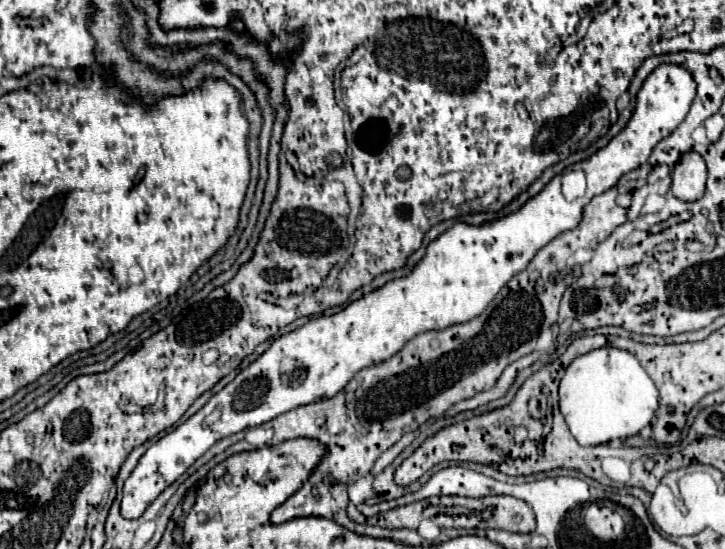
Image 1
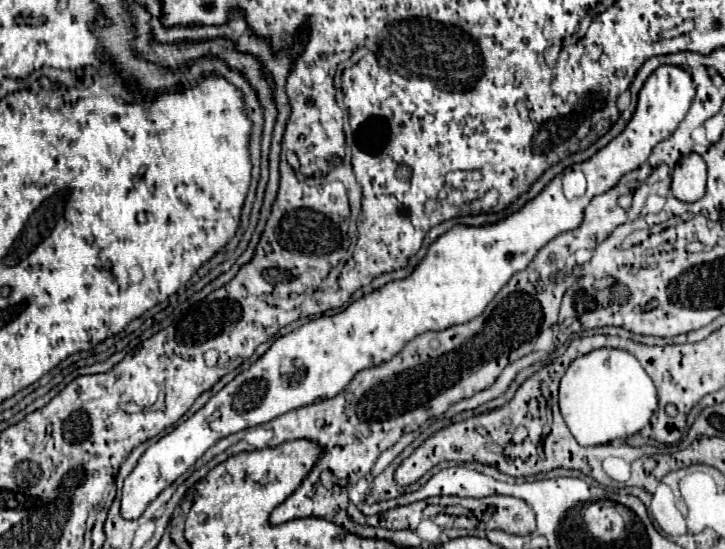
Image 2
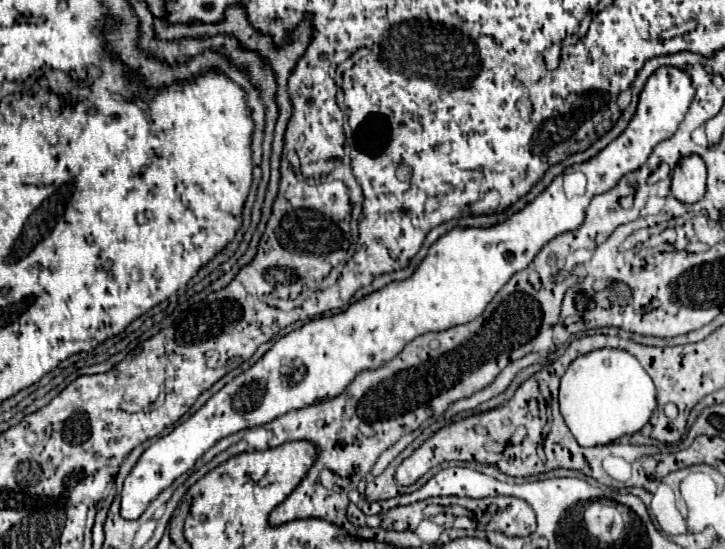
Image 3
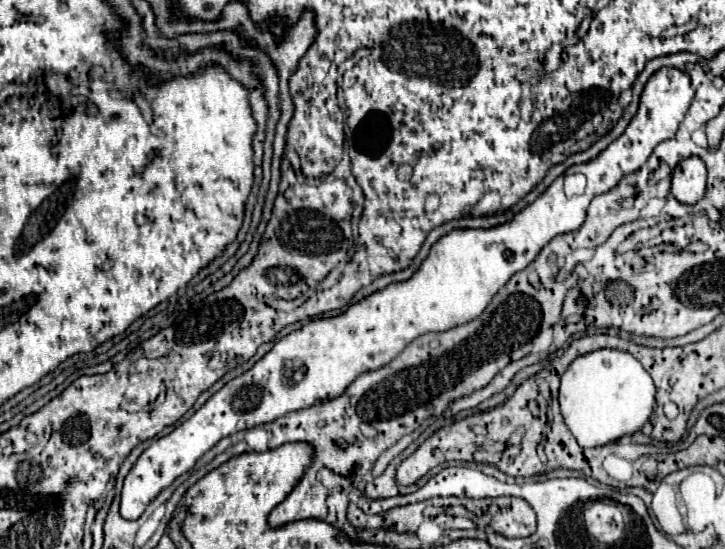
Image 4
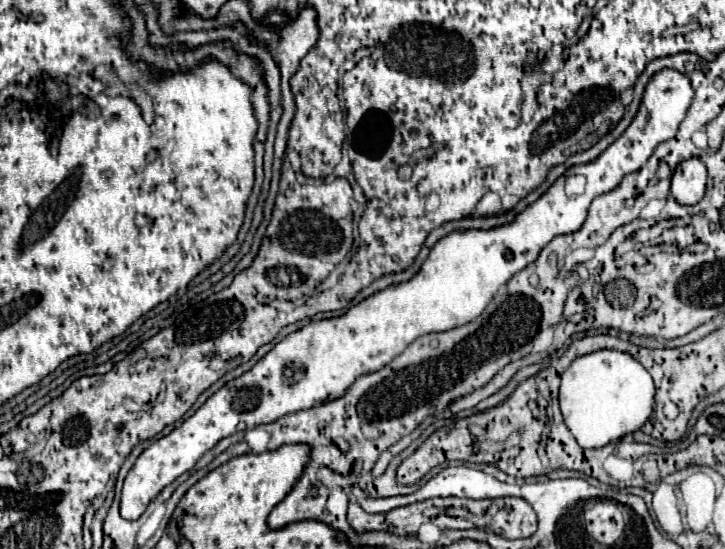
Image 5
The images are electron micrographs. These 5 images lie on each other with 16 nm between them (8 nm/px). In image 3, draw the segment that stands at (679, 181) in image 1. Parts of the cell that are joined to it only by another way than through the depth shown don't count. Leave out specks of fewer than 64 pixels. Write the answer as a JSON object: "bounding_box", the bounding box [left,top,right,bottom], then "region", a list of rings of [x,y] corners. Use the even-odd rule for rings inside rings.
{"bounding_box":[672,154,706,202],"region":[[[690,154],[678,162],[672,172],[672,194],[680,202],[696,202],[706,192],[706,164],[698,154]]]}

